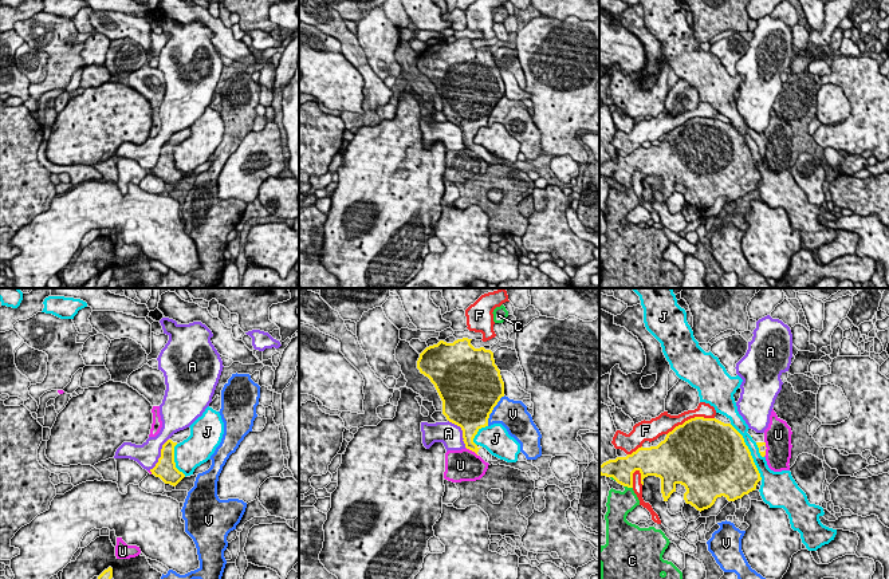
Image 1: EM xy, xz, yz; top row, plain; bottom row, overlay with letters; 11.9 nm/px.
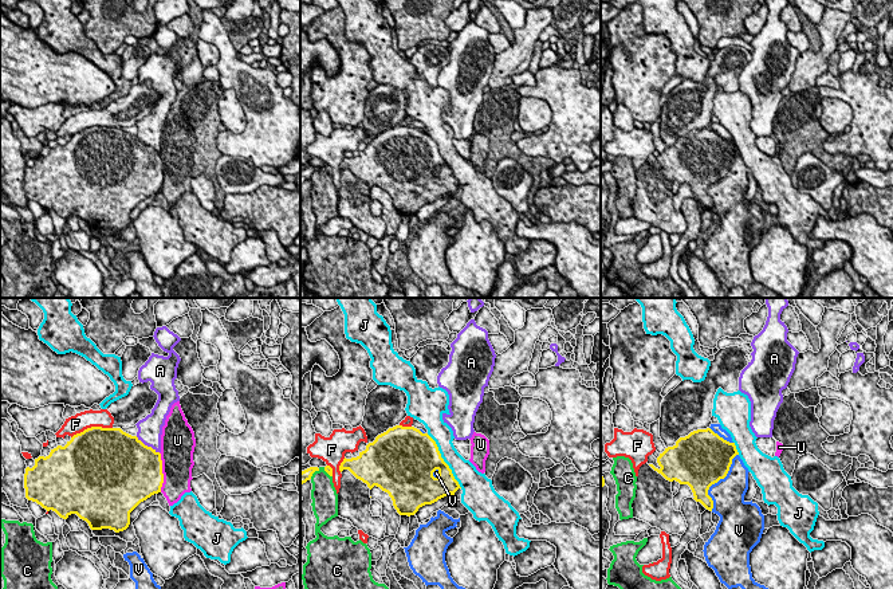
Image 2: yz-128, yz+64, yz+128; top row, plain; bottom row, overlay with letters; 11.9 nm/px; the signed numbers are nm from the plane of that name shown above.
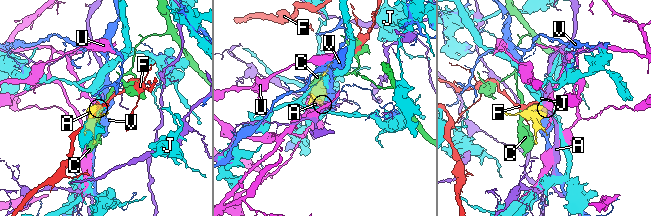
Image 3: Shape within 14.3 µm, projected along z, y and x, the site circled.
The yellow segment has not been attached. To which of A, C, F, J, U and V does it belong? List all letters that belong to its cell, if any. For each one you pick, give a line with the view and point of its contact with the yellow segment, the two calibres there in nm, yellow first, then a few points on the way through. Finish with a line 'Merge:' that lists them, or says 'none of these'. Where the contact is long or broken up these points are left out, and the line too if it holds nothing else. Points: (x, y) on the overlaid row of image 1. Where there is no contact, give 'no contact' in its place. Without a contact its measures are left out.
Merge: none of these

